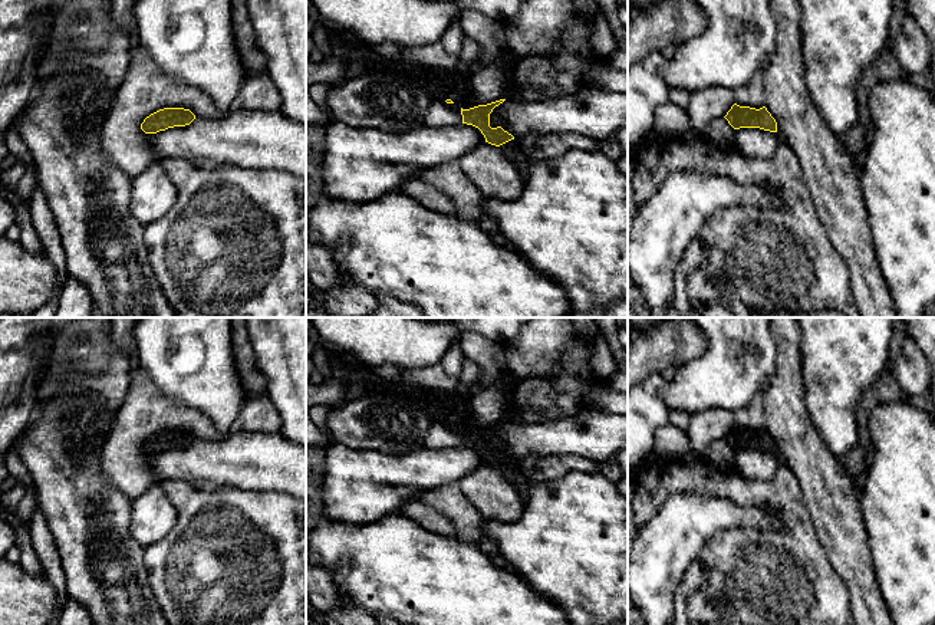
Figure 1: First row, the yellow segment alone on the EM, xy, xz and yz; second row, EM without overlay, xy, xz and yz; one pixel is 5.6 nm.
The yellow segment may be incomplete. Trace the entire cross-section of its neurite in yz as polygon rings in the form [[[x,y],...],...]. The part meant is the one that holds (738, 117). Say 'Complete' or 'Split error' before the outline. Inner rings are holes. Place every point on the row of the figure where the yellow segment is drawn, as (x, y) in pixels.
Complete. [[[734,103],[724,116],[734,129],[760,128],[770,132],[777,132],[777,122],[766,106],[755,109]]]

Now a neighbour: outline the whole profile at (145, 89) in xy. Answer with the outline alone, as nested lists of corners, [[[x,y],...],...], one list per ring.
[[[139,45],[129,59],[126,78],[115,92],[102,129],[103,152],[131,178],[158,161],[141,124],[164,108],[184,108],[195,118],[218,119],[241,109],[280,111],[282,96],[267,70],[253,72],[246,68],[241,89],[230,109],[223,111],[204,91],[165,75]]]

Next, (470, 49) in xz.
[[[464,36],[462,49],[460,53],[460,62],[451,70],[451,73],[454,73],[457,76],[467,75],[474,68],[478,52],[480,52],[478,45],[474,40]]]

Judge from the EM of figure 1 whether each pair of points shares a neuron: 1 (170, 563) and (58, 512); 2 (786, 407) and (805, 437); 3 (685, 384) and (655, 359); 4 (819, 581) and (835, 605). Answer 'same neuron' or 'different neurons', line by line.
1: different neurons
2: same neuron
3: different neurons
4: same neuron

